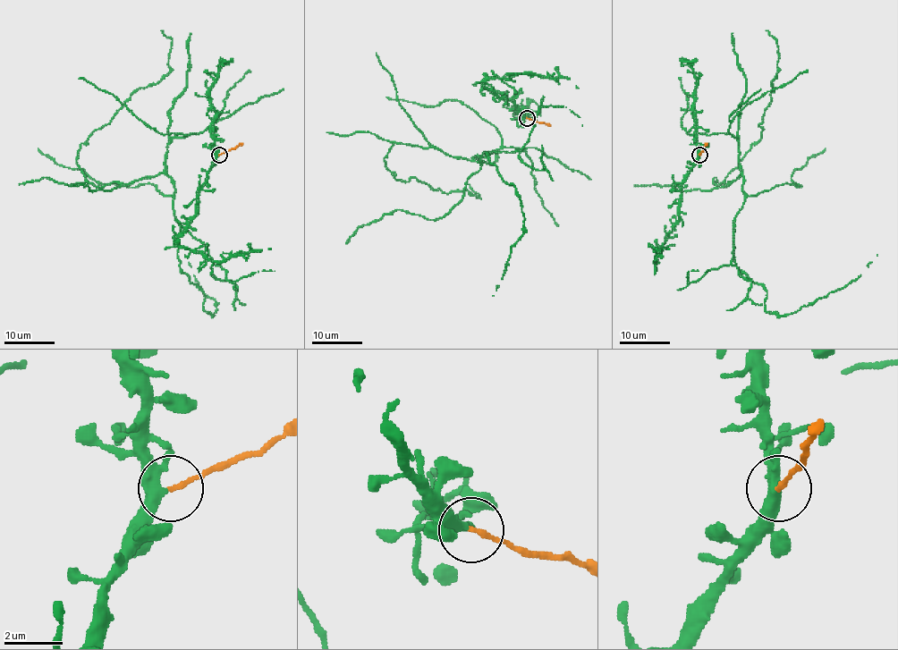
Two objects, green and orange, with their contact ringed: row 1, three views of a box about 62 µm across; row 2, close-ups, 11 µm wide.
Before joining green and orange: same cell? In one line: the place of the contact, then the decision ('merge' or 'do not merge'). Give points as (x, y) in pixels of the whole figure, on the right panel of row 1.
(699, 155) | do not merge

